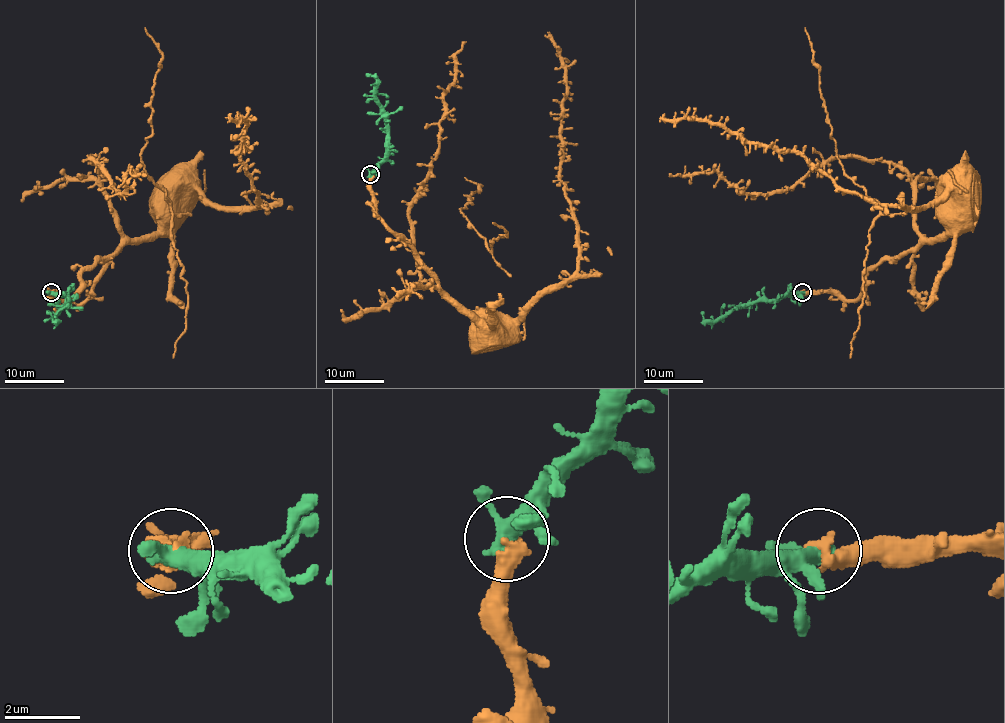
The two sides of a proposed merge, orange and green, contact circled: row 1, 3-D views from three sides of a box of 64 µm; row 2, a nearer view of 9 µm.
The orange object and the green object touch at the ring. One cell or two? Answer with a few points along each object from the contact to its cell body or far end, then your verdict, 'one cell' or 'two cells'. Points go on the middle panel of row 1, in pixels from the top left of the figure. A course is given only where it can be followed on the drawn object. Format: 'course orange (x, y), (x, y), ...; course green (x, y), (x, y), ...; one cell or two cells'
course orange (371, 174), (375, 214), (412, 249), (417, 261), (443, 291), (479, 322), (495, 322), (493, 328); course green (371, 174), (386, 152), (387, 125), (375, 96), (377, 80), (366, 74); one cell

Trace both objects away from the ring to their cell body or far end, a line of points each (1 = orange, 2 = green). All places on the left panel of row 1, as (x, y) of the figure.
1: (51, 292), (69, 299), (81, 274), (97, 259), (124, 243), (146, 240), (172, 211), (174, 193)
2: (51, 292), (60, 293), (68, 301), (56, 315), (57, 320), (47, 311)

